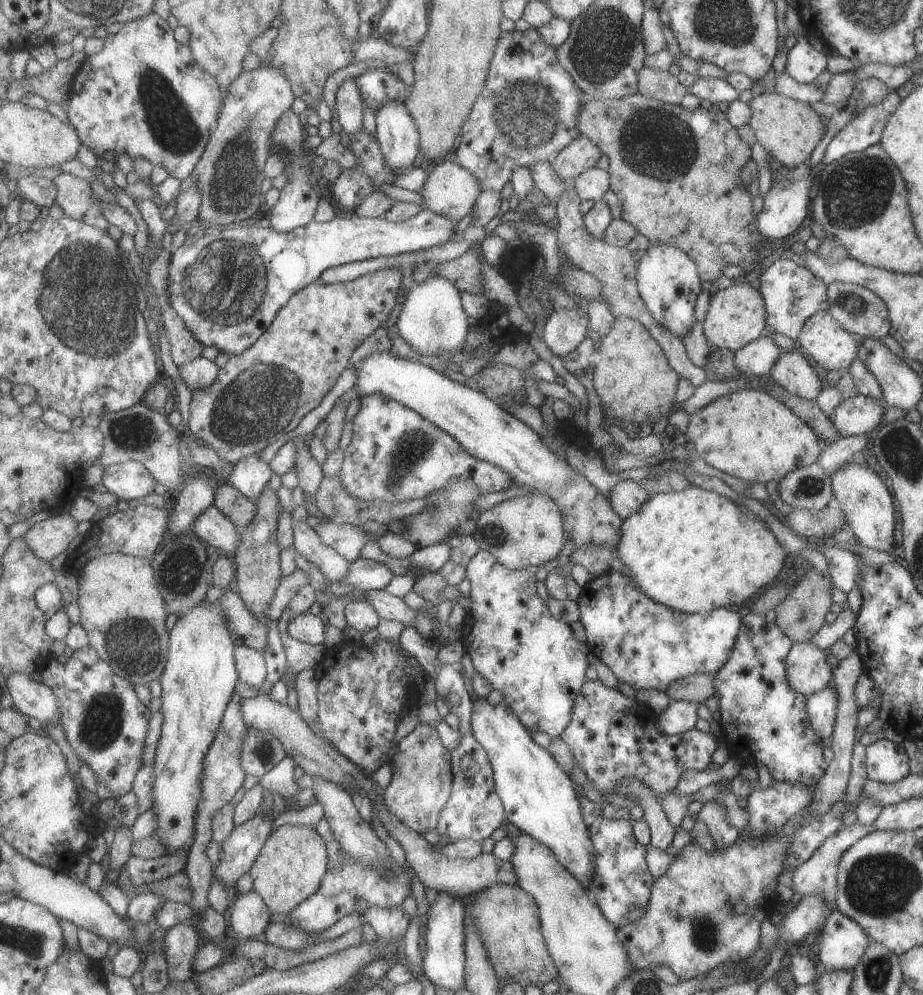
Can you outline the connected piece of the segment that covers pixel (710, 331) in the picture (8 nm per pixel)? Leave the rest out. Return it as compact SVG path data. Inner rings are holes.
M745 282L716 291L703 322L703 331L710 344L718 349L737 351L762 336L767 328L765 300L760 291Z

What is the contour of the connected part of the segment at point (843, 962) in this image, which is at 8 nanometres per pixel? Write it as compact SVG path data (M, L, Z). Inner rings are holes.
M834 909L823 924L818 950L826 973L852 971L869 945L869 936L849 916Z

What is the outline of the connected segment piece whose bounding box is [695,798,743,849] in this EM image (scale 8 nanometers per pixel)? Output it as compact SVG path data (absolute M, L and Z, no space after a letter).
M704 799L701 812L695 816L706 824L715 846L719 849L734 844L743 833L728 822L725 806L716 799Z

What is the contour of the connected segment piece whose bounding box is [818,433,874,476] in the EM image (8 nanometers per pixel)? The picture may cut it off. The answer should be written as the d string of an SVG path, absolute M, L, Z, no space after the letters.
M873 434L850 435L834 441L820 453L818 462L825 468L825 471L831 474L841 466L847 465L853 460L854 454L859 450L864 451L870 445Z

